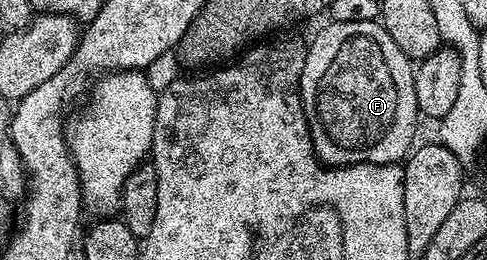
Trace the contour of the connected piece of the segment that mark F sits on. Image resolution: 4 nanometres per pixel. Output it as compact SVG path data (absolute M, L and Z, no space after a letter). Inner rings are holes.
M328 21L327 27L316 36L312 42L309 42L307 46L307 55L305 56L305 68L301 72L301 80L299 81L299 95L303 101L303 107L305 108L305 116L307 117L307 123L311 129L311 143L315 145L315 155L319 158L320 162L324 166L352 166L353 164L399 164L406 159L407 155L411 153L413 149L413 143L415 138L415 121L420 121L421 115L417 108L417 92L415 91L415 66L412 59L405 56L405 52L401 52L401 48L397 48L397 44L393 44L393 36L389 36L389 32L385 32L385 28L379 22L366 22L365 24L341 24L340 22Z

